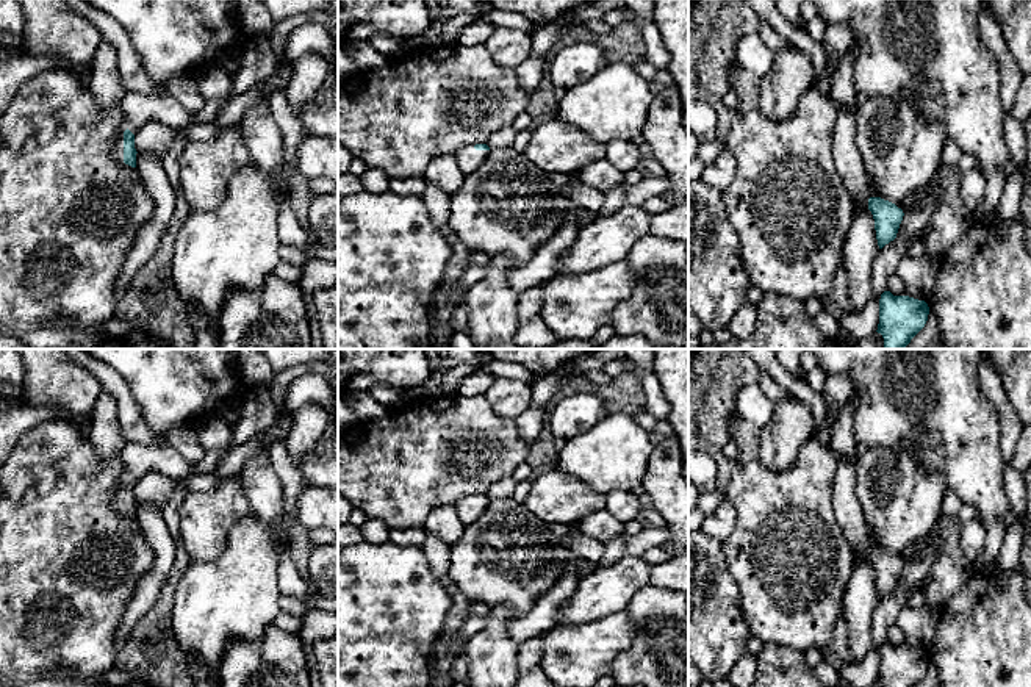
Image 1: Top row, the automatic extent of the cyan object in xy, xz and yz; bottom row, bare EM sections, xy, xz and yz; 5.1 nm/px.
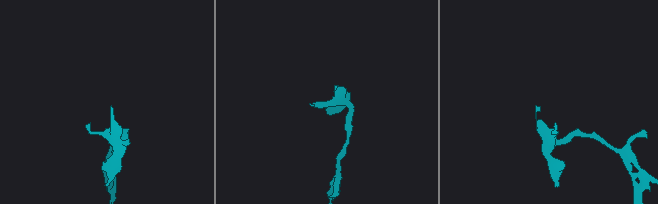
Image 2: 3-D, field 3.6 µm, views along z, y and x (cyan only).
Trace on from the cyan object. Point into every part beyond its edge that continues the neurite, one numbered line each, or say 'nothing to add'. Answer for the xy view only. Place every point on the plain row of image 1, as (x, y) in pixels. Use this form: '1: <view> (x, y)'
1: xy (138, 459)

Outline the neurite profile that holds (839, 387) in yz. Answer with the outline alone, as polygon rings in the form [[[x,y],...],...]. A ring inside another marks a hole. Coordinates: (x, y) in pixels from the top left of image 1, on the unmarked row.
[[[832,374],[826,377],[823,390],[826,399],[824,424],[829,433],[839,418],[839,408],[848,402],[851,393],[853,393],[853,385],[845,374]]]

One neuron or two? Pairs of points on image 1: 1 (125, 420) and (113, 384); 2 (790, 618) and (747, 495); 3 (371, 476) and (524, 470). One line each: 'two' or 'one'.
1: one
2: one
3: two

